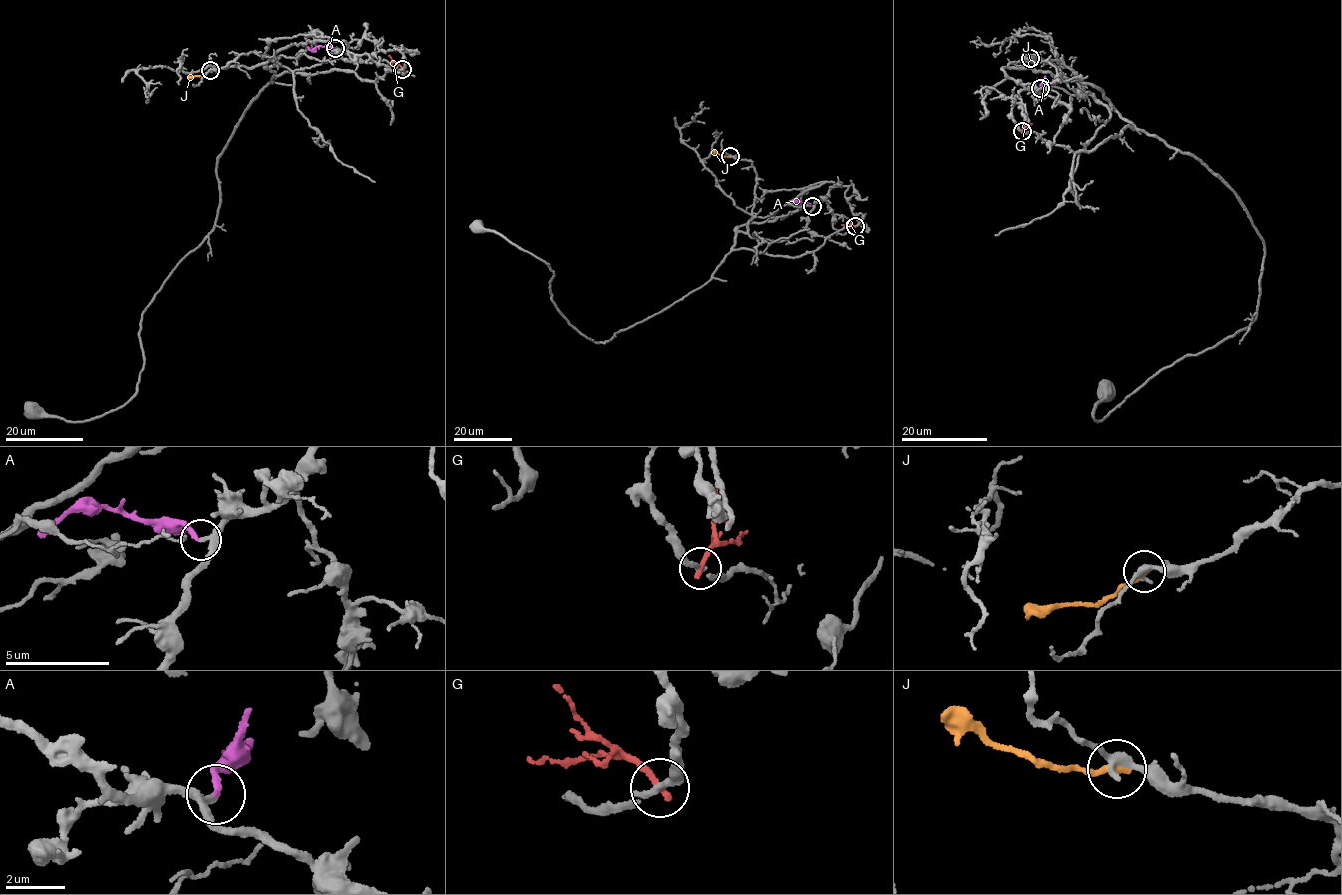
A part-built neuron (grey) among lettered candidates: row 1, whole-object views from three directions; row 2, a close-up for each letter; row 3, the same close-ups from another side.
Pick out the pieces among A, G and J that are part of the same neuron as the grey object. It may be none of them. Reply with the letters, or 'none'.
A

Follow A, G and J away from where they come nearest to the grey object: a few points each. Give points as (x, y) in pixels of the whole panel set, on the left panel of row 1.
A: (335, 48), (320, 45), (309, 50), (308, 46)
G: (402, 68), (399, 65), (385, 65)
J: (210, 70), (200, 76), (188, 78)

